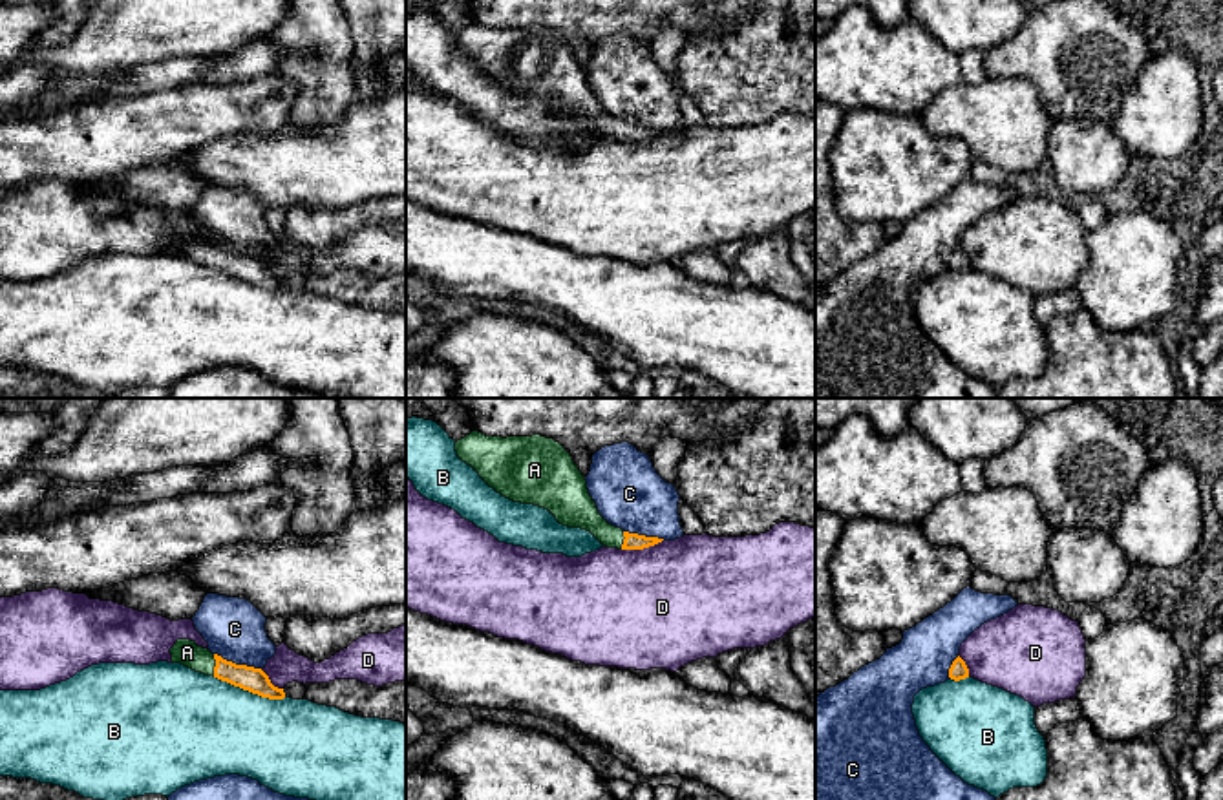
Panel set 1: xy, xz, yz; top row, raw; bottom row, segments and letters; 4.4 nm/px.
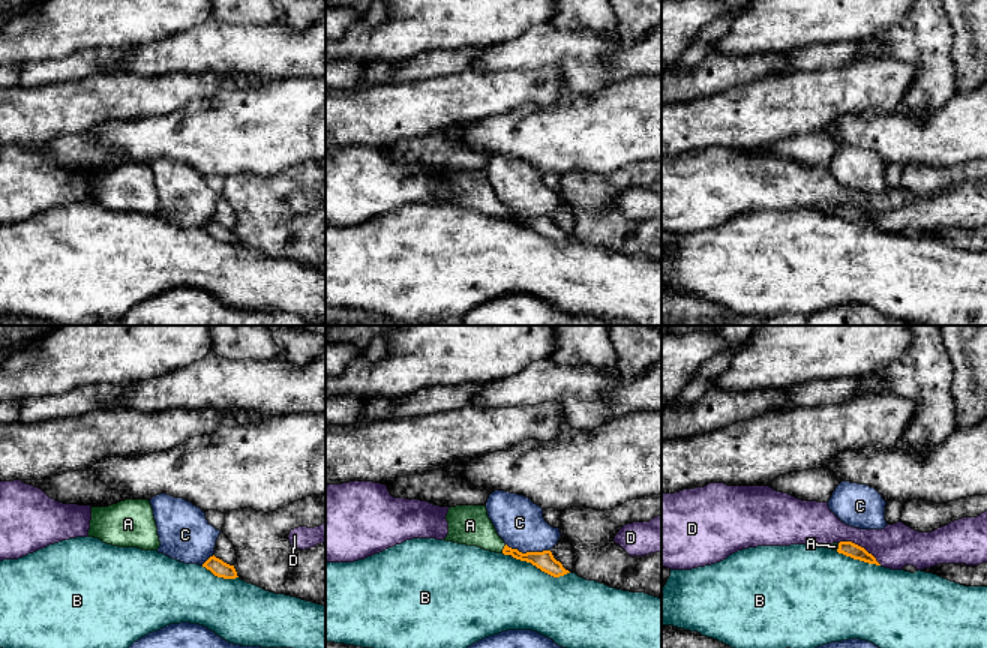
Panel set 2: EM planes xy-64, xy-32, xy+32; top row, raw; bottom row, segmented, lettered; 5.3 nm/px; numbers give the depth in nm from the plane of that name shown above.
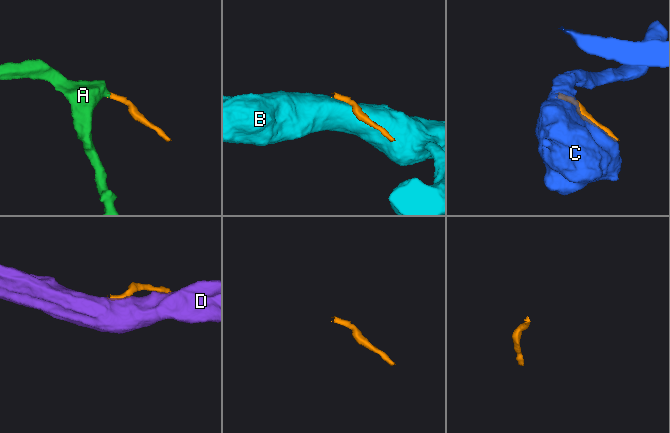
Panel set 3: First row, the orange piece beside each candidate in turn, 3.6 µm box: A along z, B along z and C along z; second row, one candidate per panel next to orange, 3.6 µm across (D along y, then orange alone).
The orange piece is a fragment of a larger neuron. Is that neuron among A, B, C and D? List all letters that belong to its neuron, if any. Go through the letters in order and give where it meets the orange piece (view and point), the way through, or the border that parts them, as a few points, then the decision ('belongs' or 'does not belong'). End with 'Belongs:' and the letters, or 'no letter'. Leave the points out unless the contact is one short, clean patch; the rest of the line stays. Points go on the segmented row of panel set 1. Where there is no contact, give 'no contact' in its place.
A: contact xy (216, 665); way xy (255, 680), (216, 665), (187, 652); belongs
B: contact xy (249, 691); does not belong
C: contact xy (238, 665); does not belong
D: contact xz (642, 548); border xz (662, 539), (642, 548), (622, 550); does not belong
Belongs: A

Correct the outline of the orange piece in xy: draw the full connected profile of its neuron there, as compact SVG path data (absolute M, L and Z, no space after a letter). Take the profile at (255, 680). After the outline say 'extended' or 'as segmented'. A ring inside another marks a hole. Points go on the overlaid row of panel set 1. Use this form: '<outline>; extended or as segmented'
M177 639L170 648L172 663L181 663L205 676L214 676L234 687L258 694L269 700L283 700L283 689L271 683L269 676L261 668L236 665L212 654L208 648L197 647L196 641Z; extended

